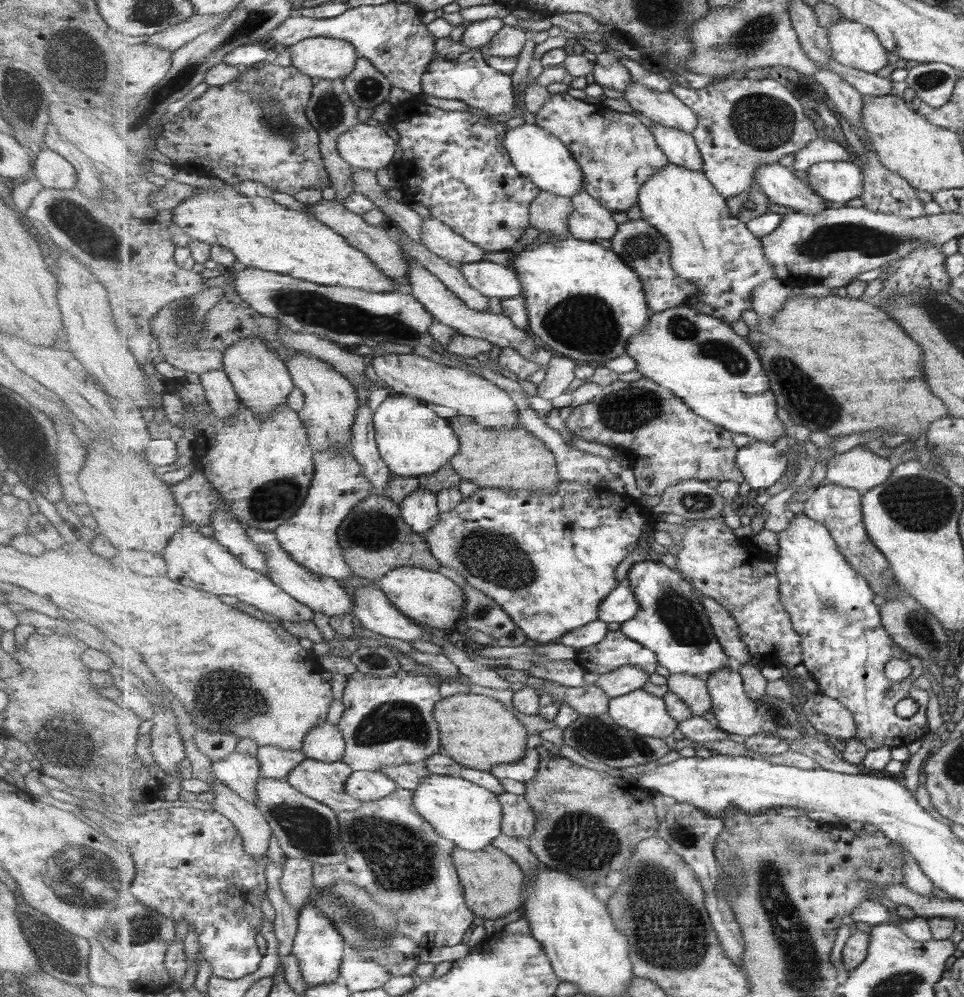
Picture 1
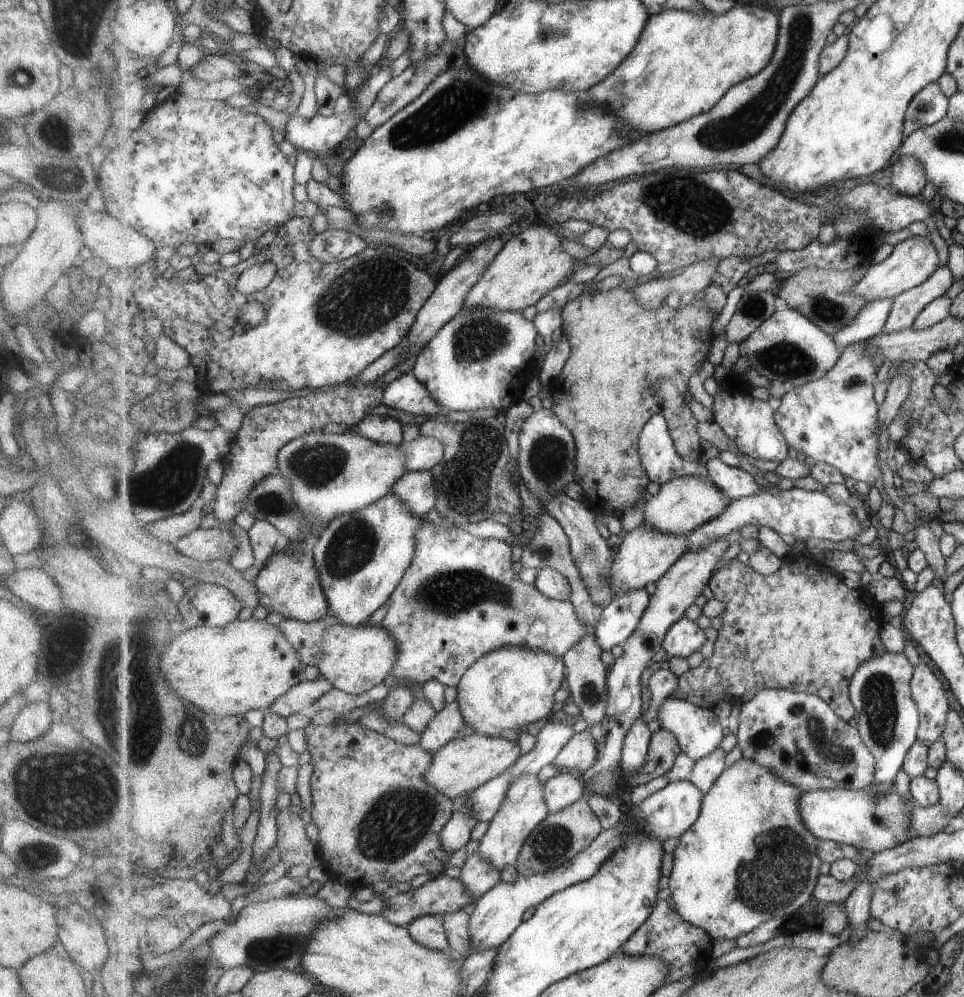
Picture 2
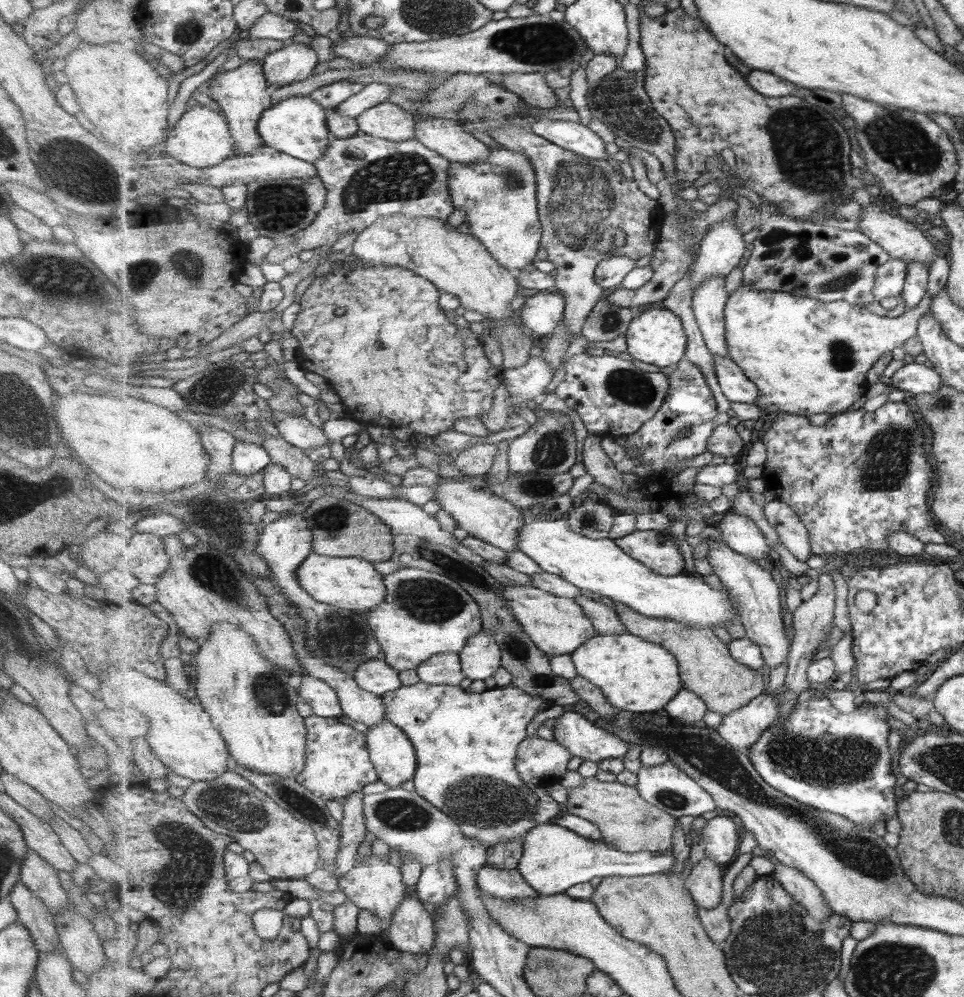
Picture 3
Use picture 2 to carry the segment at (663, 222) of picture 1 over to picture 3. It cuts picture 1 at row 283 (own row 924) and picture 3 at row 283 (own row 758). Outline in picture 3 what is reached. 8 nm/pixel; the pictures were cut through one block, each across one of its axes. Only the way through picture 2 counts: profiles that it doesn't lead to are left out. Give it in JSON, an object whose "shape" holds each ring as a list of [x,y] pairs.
{"shape":[[[741,282],[729,297],[725,309],[726,320],[726,341],[728,346],[729,357],[744,370],[744,373],[757,385],[760,395],[756,400],[756,406],[760,410],[764,410],[769,414],[777,414],[777,412],[789,412],[792,414],[799,414],[801,416],[811,416],[811,414],[825,414],[836,415],[845,411],[852,410],[863,403],[865,392],[869,388],[868,372],[875,366],[877,361],[883,357],[886,352],[895,350],[895,348],[903,347],[908,340],[911,340],[914,336],[917,336],[918,328],[920,327],[920,320],[926,312],[930,312],[932,305],[932,296],[929,292],[926,297],[921,301],[914,309],[909,309],[898,317],[884,317],[873,314],[871,310],[867,310],[866,307],[857,306],[847,301],[837,302],[825,302],[814,298],[797,296],[790,292],[775,292],[775,291],[762,291]]]}

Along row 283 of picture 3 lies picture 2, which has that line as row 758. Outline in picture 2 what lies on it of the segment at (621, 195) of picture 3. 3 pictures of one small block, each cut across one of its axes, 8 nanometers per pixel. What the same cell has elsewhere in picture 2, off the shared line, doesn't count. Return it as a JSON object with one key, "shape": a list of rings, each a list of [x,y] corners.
{"shape":[[[587,728],[585,731],[575,733],[555,759],[553,766],[559,771],[583,774],[591,770],[597,764],[597,760],[599,760],[597,742]]]}

